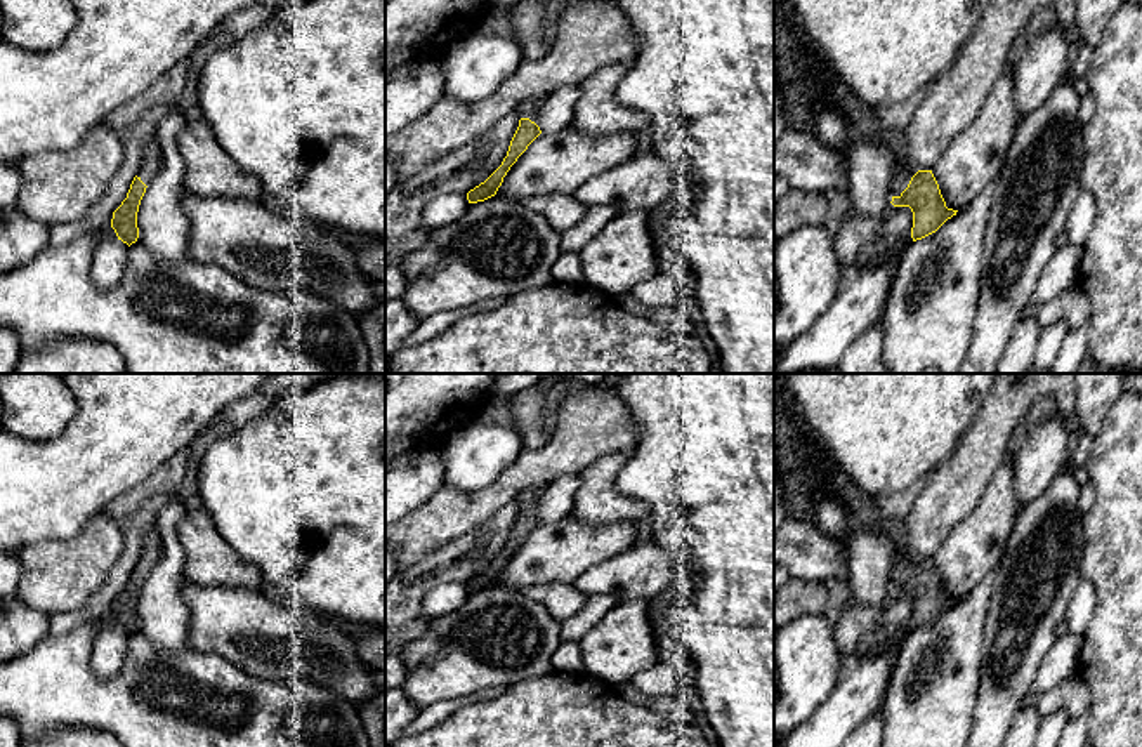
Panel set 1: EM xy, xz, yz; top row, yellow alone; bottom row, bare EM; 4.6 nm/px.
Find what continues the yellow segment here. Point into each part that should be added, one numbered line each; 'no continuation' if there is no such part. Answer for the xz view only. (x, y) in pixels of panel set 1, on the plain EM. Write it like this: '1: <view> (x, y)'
1: xz (530, 499)

